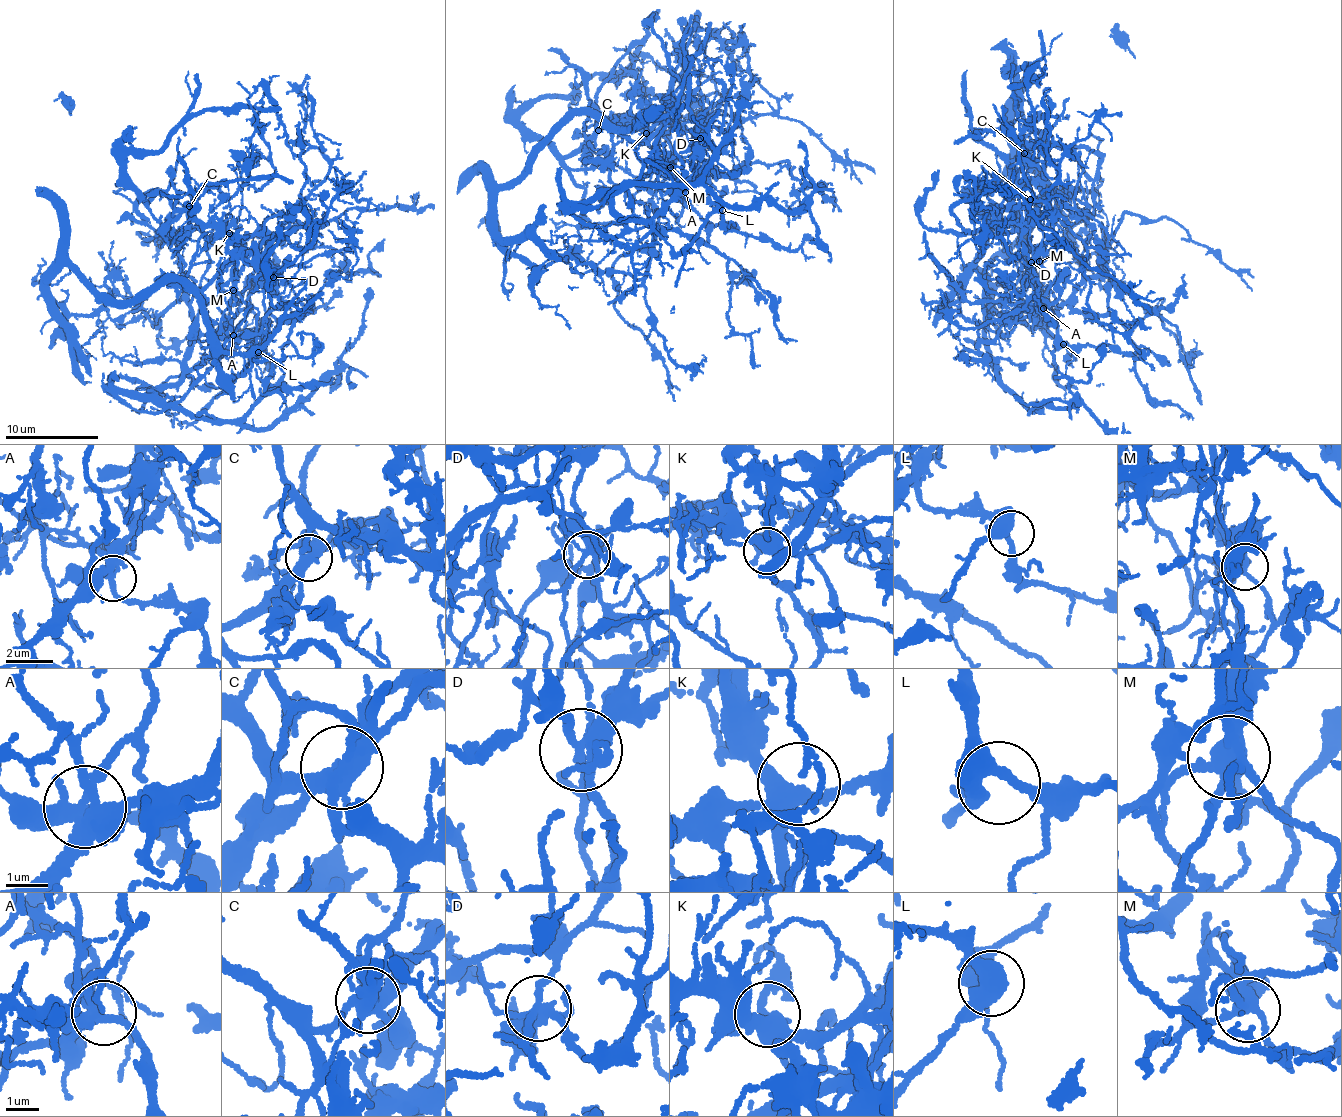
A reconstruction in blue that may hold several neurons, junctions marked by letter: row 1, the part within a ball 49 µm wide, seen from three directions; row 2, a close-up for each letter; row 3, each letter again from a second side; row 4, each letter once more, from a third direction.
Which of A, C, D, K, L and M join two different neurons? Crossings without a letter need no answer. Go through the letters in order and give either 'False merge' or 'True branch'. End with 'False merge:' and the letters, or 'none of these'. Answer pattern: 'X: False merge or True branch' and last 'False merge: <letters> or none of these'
A: True branch
C: False merge
D: True branch
K: True branch
L: True branch
M: False merge
False merge: C, M

